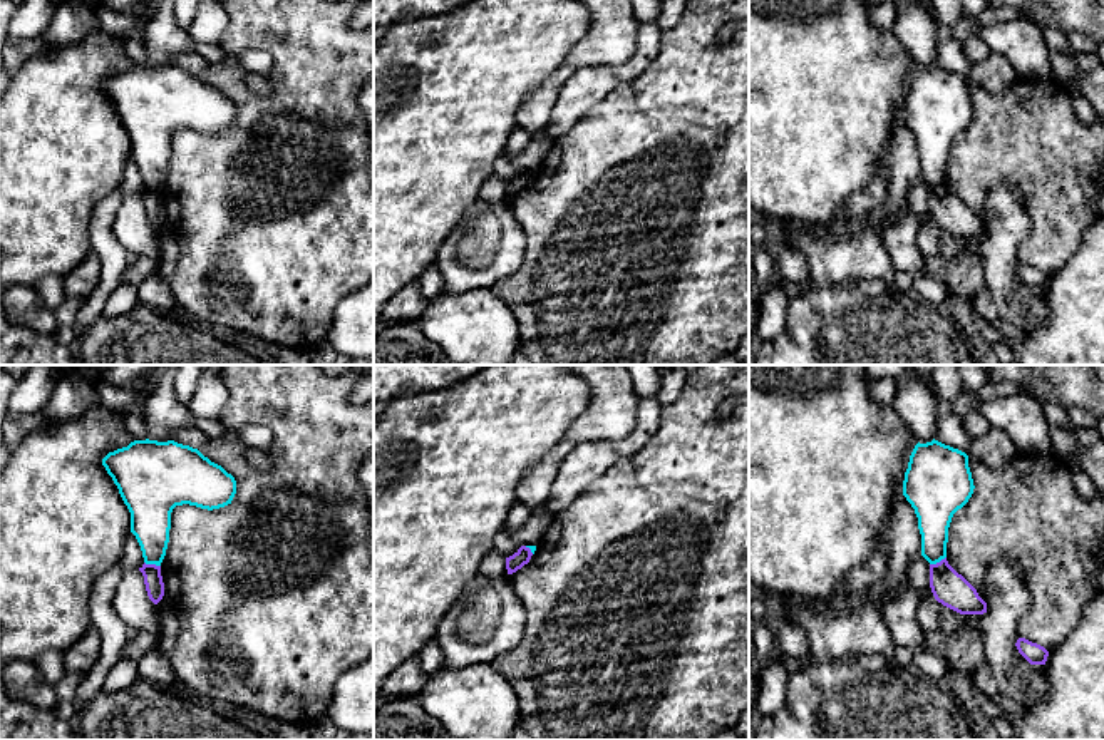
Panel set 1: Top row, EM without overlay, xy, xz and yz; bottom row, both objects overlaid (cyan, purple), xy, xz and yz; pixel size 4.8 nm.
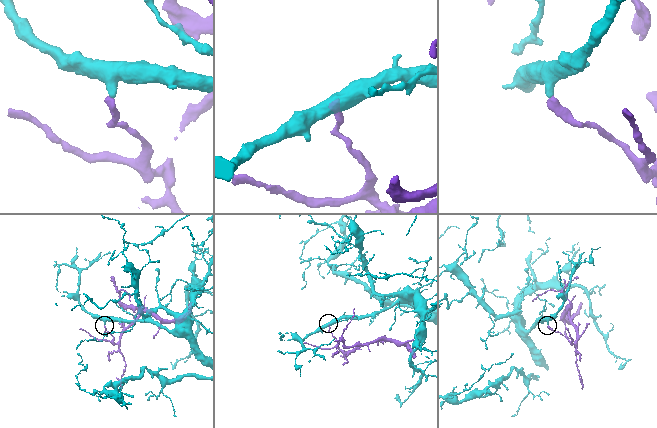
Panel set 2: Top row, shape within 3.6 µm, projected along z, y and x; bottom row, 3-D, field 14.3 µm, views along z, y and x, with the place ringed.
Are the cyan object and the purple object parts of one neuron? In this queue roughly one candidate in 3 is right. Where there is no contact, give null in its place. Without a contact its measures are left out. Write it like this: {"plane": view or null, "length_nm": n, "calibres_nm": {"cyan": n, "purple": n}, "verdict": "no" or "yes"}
{"plane": "xy", "length_nm": 80, "calibres_nm": {"cyan": 190, "purple": 90}, "verdict": "no"}

